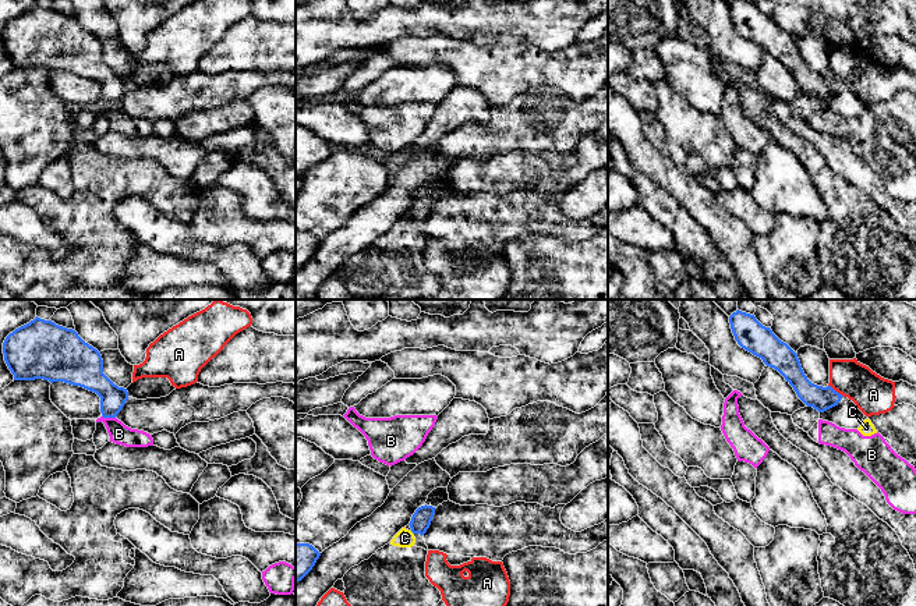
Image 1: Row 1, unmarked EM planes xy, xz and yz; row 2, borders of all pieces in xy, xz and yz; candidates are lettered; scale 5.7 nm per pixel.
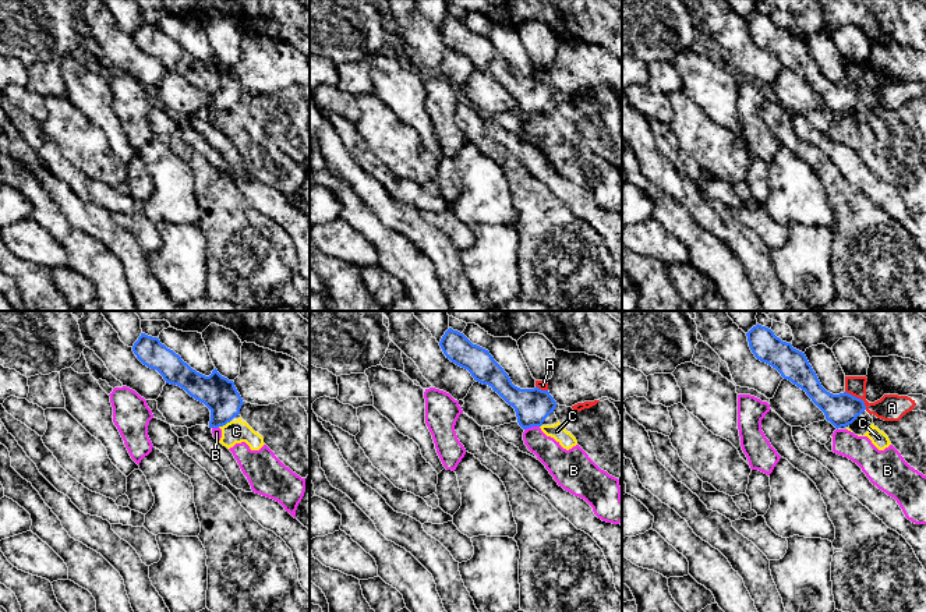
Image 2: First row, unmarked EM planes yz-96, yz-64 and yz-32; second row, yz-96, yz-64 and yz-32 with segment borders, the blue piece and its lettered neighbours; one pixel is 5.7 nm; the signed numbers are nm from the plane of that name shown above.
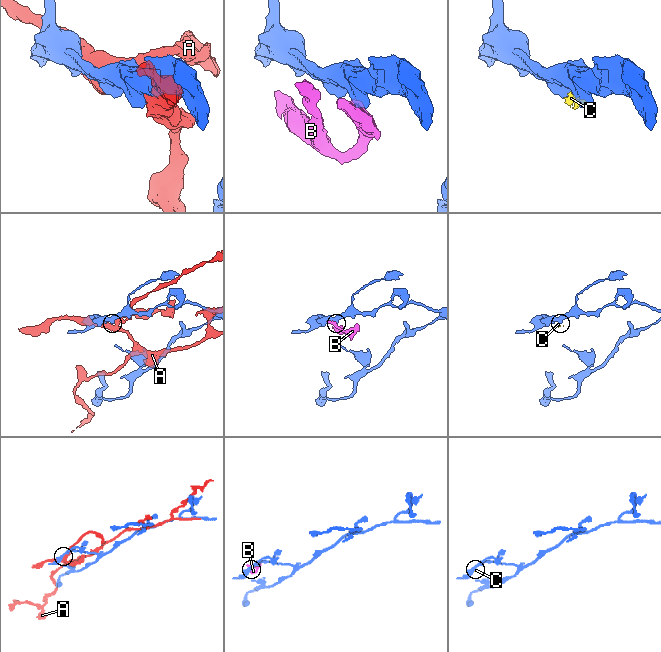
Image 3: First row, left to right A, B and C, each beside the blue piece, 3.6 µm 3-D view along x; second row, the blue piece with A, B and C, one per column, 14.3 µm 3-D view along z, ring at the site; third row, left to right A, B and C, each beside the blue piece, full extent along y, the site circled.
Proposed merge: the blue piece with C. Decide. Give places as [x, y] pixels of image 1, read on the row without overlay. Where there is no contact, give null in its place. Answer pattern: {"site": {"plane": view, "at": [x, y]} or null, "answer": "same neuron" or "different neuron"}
{"site": null, "answer": "different neuron"}

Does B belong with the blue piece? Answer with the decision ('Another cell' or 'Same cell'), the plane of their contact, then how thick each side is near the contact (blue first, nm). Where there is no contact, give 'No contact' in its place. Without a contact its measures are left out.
Another cell. Touches blue in xy. Thickness 140 nm (blue) against 120 nm

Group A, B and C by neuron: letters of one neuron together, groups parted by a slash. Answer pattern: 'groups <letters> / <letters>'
groups A / B C

